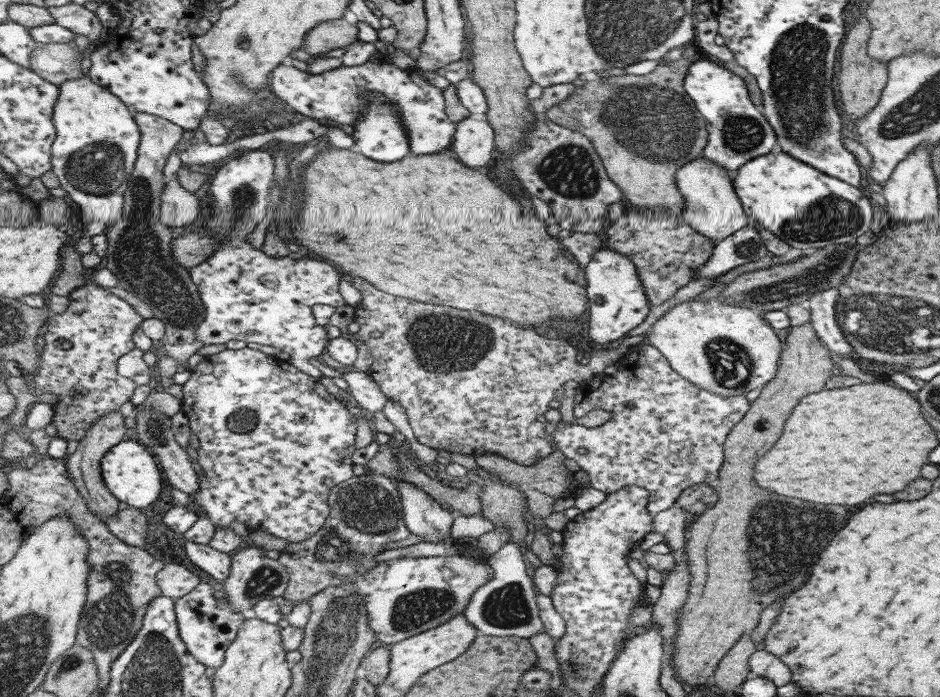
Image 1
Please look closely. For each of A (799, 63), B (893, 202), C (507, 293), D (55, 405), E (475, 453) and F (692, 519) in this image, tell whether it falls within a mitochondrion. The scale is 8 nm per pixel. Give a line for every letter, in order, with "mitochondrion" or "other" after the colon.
A: mitochondrion
B: other
C: other
D: other
E: other
F: other

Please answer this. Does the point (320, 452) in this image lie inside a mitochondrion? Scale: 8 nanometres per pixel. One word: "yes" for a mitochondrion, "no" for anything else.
no

